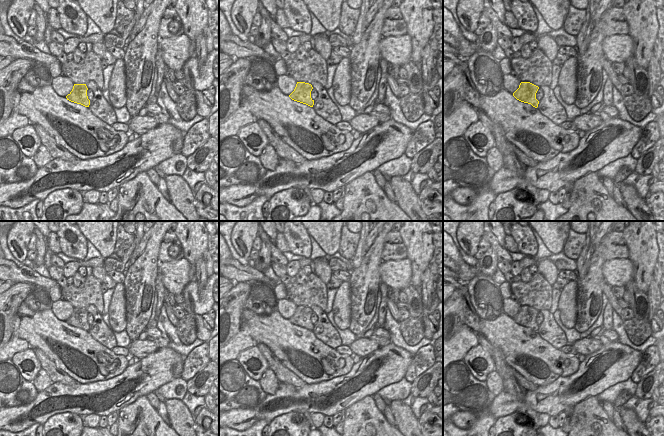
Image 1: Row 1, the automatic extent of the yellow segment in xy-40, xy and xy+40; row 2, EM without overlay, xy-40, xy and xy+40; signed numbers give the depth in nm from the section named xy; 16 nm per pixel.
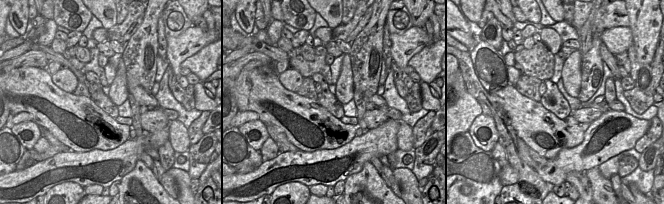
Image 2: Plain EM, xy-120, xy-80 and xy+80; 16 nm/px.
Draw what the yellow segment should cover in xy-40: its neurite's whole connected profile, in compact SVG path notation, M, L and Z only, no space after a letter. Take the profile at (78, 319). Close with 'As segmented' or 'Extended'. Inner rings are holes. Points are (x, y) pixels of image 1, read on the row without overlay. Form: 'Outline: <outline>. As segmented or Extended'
Outline: M74 308L72 315L66 320L67 324L89 331L90 324L87 320L86 308Z. As segmented.

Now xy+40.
Outline: M521 306L519 312L513 317L513 320L524 327L531 328L537 332L539 325L536 323L536 317L539 311L530 306Z. As segmented.

